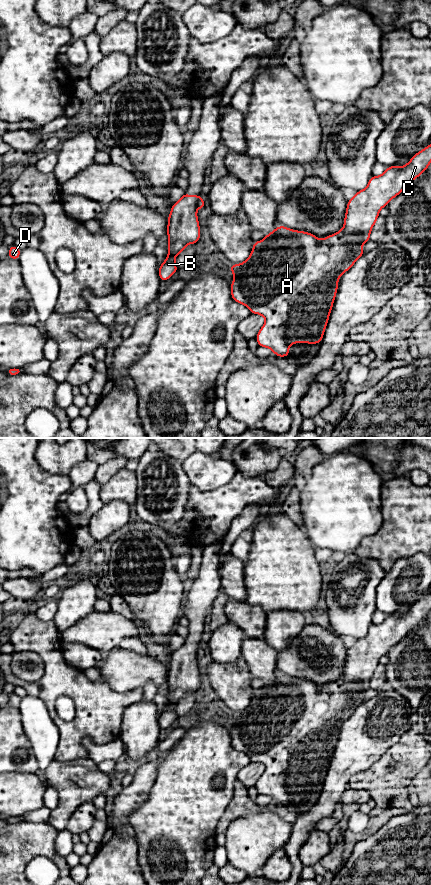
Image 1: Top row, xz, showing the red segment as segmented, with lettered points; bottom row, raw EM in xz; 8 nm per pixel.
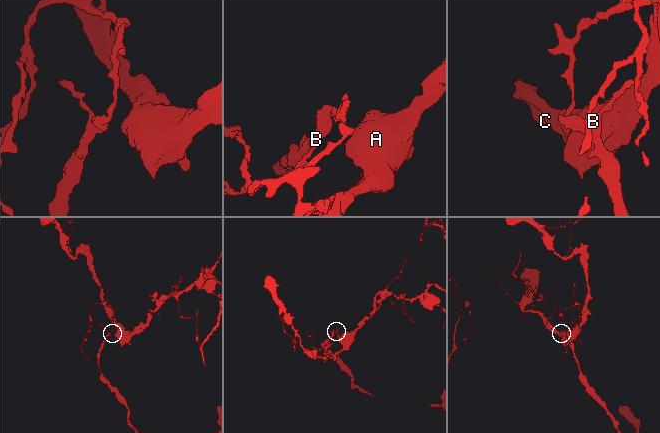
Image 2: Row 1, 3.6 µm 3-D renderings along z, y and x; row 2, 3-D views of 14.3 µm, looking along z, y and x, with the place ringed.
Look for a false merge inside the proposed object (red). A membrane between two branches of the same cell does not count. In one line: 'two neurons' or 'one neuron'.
two neurons

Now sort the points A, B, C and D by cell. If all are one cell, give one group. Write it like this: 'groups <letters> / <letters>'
groups A C D / B

